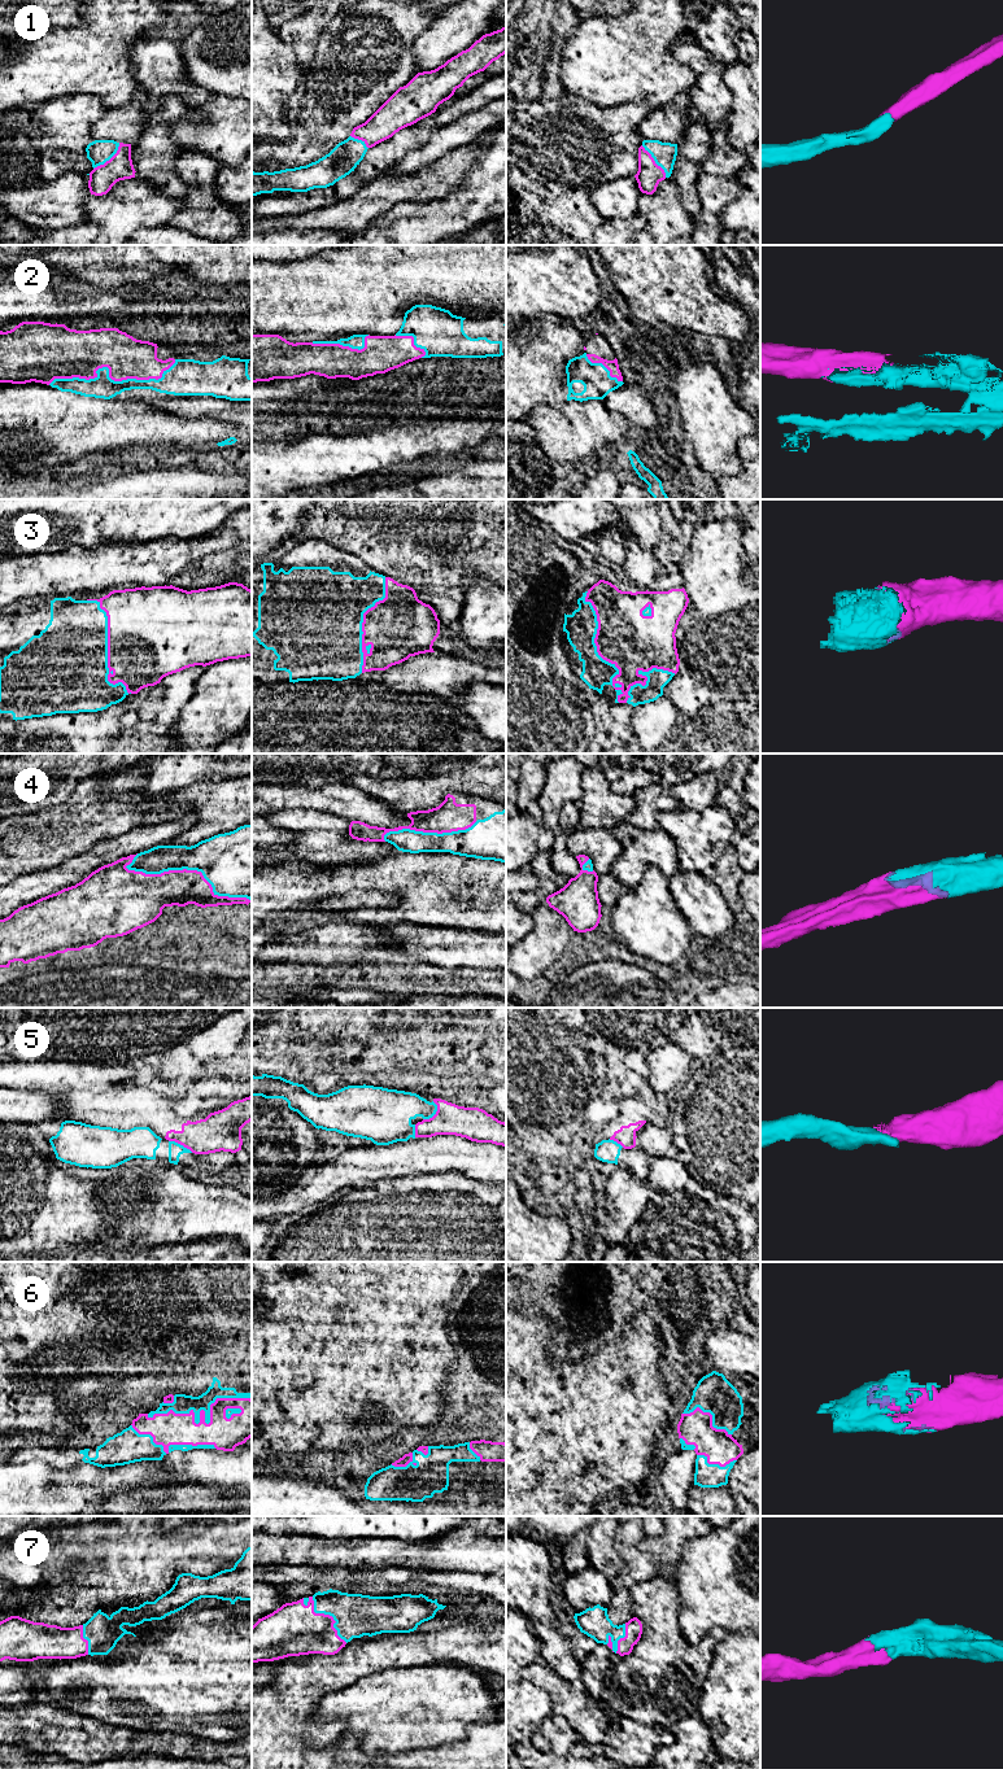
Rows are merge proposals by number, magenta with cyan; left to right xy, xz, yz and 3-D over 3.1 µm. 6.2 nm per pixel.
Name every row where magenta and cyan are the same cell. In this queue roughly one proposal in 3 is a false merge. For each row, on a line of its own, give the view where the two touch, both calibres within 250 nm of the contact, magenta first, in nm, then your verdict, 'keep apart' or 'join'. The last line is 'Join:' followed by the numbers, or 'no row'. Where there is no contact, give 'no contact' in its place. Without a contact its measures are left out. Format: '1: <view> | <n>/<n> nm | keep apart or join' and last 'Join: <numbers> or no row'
1: yz | 150/140 nm | join
2: xy | 280/140 nm | join
3: yz | 360/190 nm | join
4: xy | 220/360 nm | join
5: xz | 200/240 nm | keep apart
6: xy | 200/120 nm | join
7: xz | 320/260 nm | join
Join: 1, 2, 3, 4, 6, 7

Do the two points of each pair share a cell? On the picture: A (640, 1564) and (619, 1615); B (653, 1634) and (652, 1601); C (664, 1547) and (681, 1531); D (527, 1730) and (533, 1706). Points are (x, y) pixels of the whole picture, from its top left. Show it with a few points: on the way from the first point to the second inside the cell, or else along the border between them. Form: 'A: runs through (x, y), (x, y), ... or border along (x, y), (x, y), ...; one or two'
A: runs through (627, 1577), (620, 1584), (620, 1602); one
B: runs through (653, 1626), (653, 1608); one
C: runs through (668, 1543), (677, 1534); one
D: runs through (527, 1724), (527, 1712); one

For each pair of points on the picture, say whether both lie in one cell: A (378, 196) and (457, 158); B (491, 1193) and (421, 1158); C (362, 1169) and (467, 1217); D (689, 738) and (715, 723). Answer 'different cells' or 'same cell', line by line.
A: same cell
B: different cells
C: different cells
D: same cell

